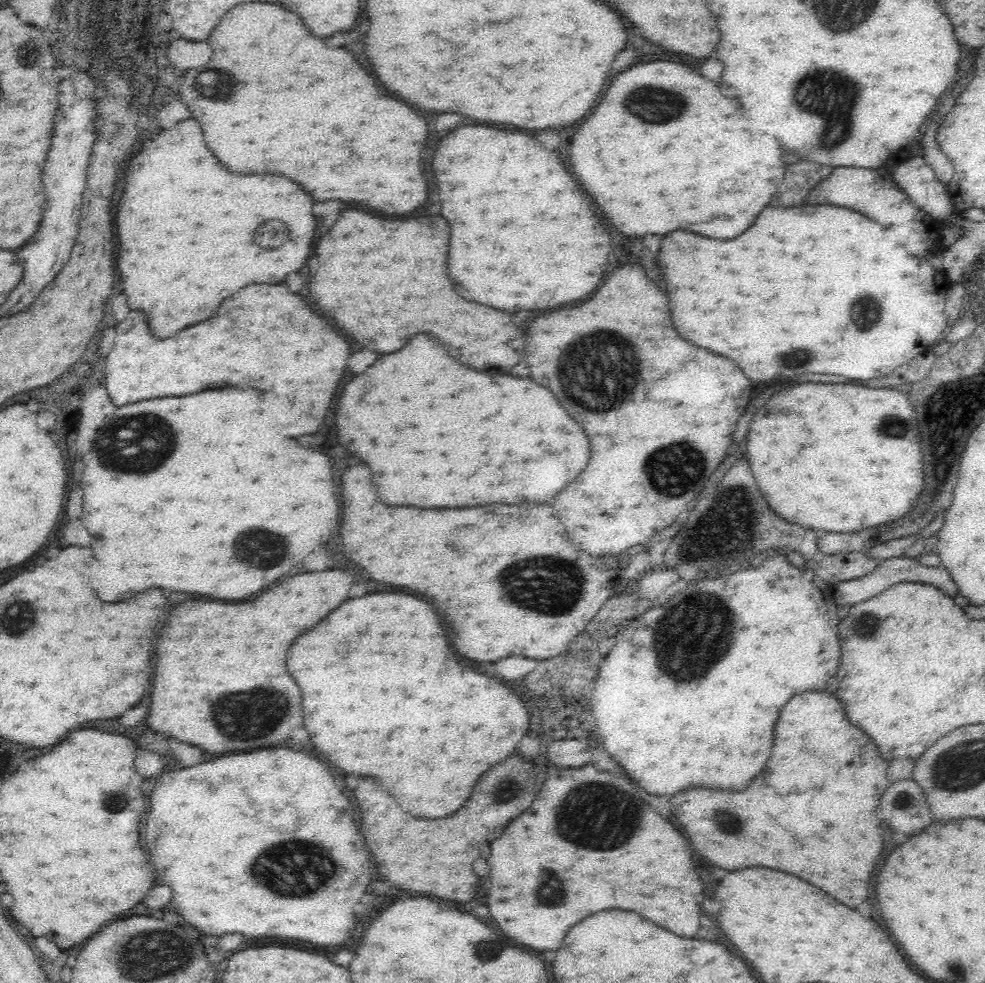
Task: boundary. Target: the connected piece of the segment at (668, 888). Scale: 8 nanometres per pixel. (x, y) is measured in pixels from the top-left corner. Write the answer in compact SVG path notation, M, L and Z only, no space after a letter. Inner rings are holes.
M592 763L580 768L549 765L546 771L547 778L536 800L530 804L532 810L522 812L516 820L512 820L506 826L506 832L510 830L512 836L510 840L512 846L504 846L498 840L496 842L498 846L488 856L490 882L506 884L506 886L492 884L488 888L490 916L496 920L500 930L512 940L530 946L534 950L558 950L562 946L566 932L574 924L578 924L580 920L598 910L620 908L620 910L638 912L640 916L652 920L656 926L666 928L678 936L692 938L698 932L700 926L698 920L702 916L694 900L694 896L702 892L702 882L692 868L690 846L686 838L674 828L674 824L670 824L666 818L654 812L642 798L630 792L632 784L628 780L616 778L614 774L596 768ZM544 866L554 868L554 878L542 878L540 872ZM548 888L550 888L548 896L542 896L542 890Z

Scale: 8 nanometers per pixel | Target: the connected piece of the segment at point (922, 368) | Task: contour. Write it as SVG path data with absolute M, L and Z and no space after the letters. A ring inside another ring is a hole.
M930 348L924 354L916 356L906 364L902 364L888 377L877 379L877 388L888 385L900 385L904 383L916 383L927 377L932 370L933 362L937 357Z

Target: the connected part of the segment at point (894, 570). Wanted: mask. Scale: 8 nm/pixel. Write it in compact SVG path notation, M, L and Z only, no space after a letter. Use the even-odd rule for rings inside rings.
M899 556L898 558L880 561L878 566L866 576L854 580L834 583L832 588L833 600L834 603L836 603L836 606L844 606L845 604L854 606L859 602L872 598L874 595L880 594L883 590L890 588L890 586L900 581L932 584L944 592L944 594L950 594L950 596L958 594L956 583L952 580L950 573L944 567L925 566L920 563L919 559Z

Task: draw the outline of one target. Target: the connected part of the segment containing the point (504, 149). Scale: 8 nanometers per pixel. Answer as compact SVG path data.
M460 126L438 144L432 168L436 172L442 216L452 228L448 276L456 292L466 300L510 312L558 308L560 304L586 298L602 282L612 242L606 228L588 208L582 188L566 170L564 164L570 163L570 158L568 162L562 160L560 147L565 144L561 144L555 150L547 150L528 134L490 126Z

